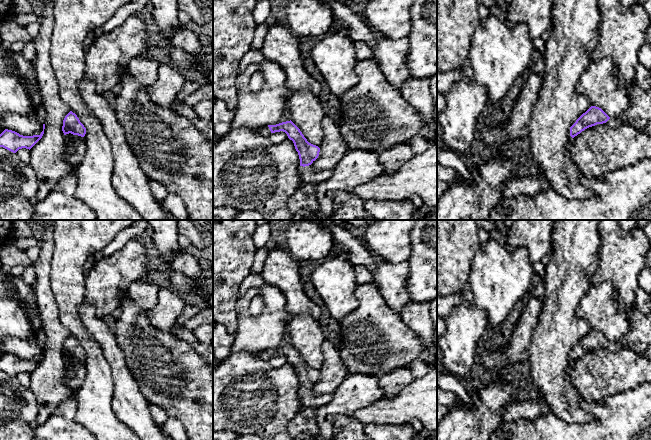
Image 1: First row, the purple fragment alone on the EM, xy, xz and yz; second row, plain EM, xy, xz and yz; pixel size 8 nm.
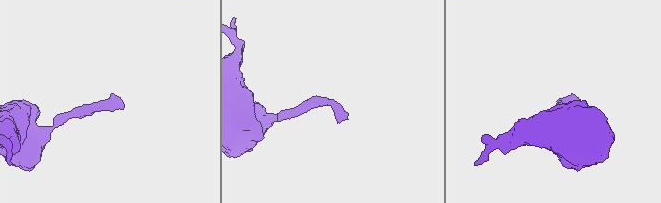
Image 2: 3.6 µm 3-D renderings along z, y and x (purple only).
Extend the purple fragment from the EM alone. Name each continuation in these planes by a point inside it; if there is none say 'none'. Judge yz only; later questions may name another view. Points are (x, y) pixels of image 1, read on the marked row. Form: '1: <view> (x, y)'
1: yz (615, 122)

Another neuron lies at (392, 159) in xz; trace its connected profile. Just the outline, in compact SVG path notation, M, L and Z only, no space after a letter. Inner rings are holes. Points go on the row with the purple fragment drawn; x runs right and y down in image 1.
M406 143L399 144L385 150L379 155L379 160L383 167L383 173L388 175L394 174L414 155L415 153L413 152L411 146Z

